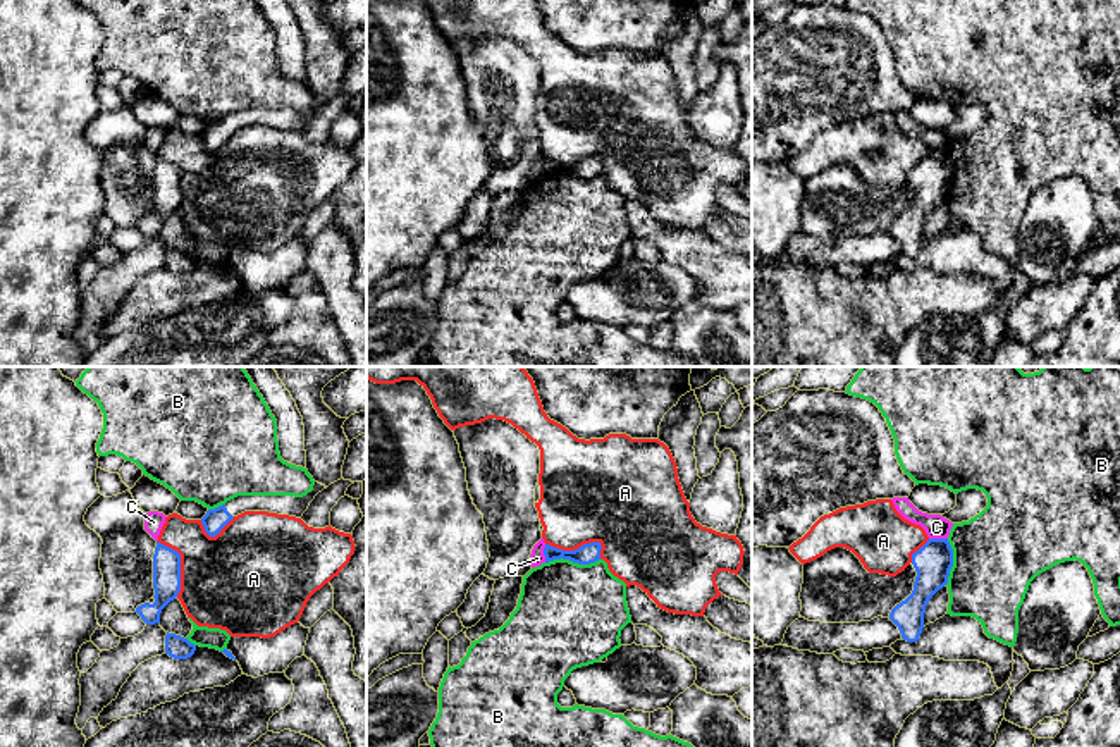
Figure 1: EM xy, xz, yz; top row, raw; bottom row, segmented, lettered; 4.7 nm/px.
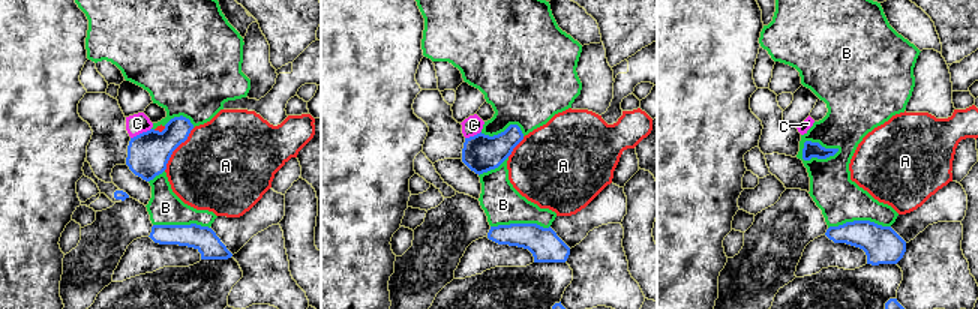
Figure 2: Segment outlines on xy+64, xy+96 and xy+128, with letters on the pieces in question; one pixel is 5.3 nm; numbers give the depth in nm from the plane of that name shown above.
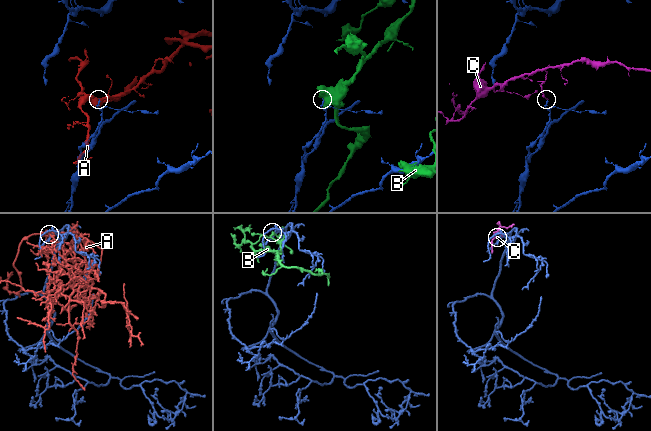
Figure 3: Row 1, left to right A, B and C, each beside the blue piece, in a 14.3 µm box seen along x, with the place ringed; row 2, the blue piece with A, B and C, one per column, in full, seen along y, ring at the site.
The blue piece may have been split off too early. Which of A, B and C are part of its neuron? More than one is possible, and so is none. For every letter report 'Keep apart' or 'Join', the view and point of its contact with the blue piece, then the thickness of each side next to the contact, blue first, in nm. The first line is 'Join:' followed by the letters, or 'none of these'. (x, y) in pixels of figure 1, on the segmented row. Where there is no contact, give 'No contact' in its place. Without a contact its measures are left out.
Join: none of these
A: Keep apart. Touches blue at xz (580, 548). Thickness 100 nm (blue) against 440 nm
B: Keep apart. Touches blue at xz (572, 560). Thickness 100 nm (blue) against 480 nm
C: Keep apart. Touches blue at xz (544, 553). Thickness 100 nm (blue) against 70 nm

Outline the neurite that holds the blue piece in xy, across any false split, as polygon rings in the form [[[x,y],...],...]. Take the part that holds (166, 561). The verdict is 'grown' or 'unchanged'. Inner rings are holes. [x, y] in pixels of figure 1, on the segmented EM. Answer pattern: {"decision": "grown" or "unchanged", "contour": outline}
{"decision": "unchanged", "contour": [[[157,542],[153,554],[153,589],[155,602],[145,602],[134,611],[146,625],[160,623],[162,609],[174,601],[181,590],[181,554],[160,542]]]}

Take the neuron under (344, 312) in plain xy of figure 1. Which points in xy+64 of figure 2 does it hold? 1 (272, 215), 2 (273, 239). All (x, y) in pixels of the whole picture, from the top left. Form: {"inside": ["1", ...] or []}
{"inside": []}

